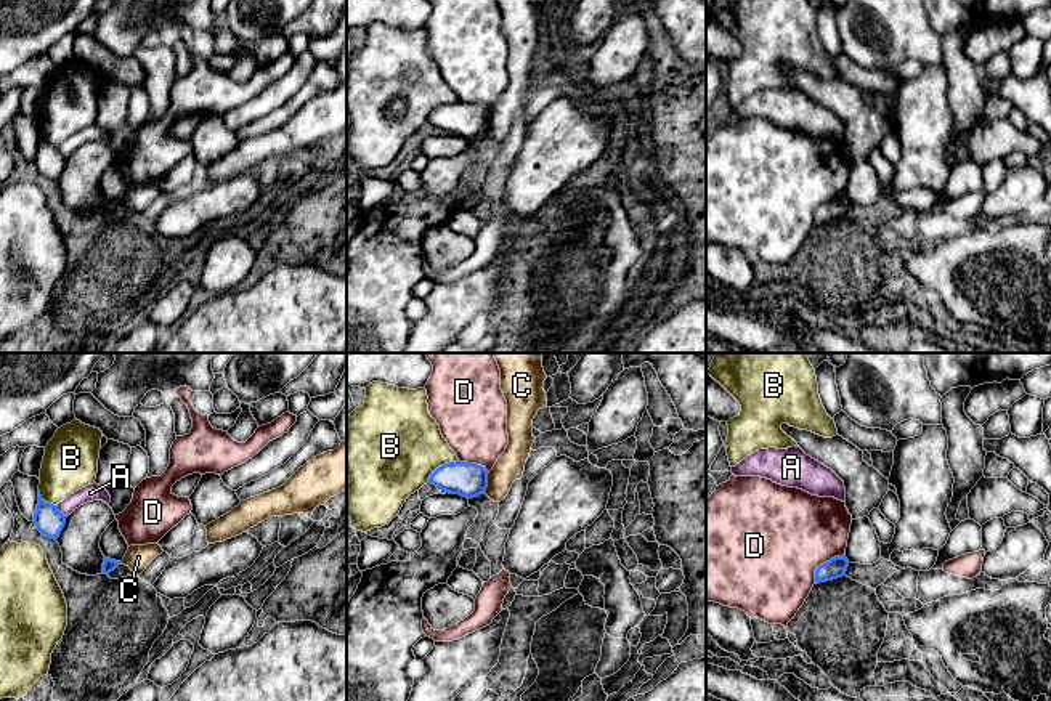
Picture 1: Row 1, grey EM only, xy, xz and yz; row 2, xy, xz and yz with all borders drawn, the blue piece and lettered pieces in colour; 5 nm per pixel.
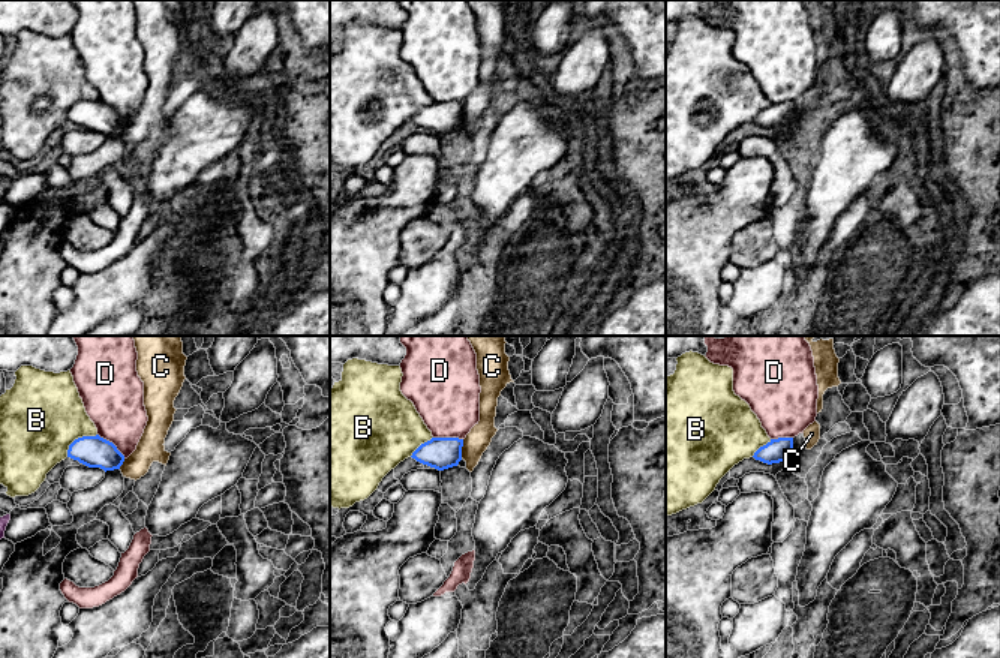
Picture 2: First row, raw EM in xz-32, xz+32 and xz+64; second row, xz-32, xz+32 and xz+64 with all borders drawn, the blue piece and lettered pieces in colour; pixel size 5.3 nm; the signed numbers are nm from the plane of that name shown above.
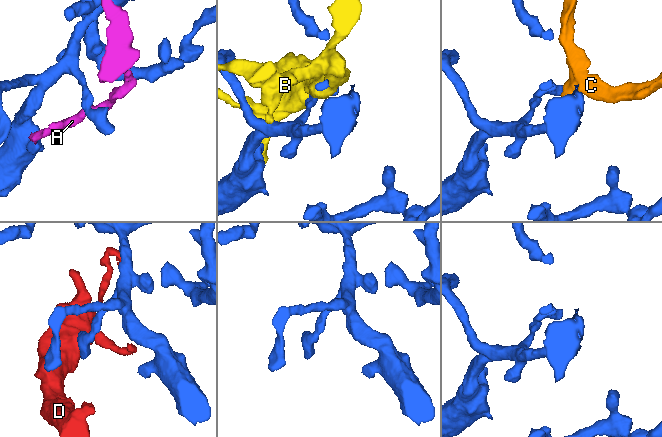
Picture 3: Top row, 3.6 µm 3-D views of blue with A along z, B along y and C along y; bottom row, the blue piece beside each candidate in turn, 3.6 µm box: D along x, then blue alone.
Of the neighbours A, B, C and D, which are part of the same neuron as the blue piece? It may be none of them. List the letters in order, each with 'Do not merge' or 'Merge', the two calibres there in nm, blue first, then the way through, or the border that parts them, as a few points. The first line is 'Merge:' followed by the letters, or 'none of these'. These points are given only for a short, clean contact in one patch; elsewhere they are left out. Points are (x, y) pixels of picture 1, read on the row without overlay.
Merge: none of these
A: Do not merge. Thickness 140 nm (blue) against 90 nm
B: Do not merge. Thickness 180 nm (blue) against 460 nm
C: Do not merge. Thickness 180 nm (blue) against 140 nm. Boundary: xz (488, 114), (488, 127), (483, 133)
D: Do not merge. Thickness 100 nm (blue) against 480 nm

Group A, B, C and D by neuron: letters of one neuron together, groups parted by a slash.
A / B / C / D

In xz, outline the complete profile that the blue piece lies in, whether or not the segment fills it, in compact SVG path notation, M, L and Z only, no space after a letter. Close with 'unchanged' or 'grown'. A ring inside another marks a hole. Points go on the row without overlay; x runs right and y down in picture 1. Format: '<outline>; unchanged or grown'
M449 103L438 107L430 115L428 124L449 135L472 140L485 135L488 128L488 111L477 104Z; unchanged

